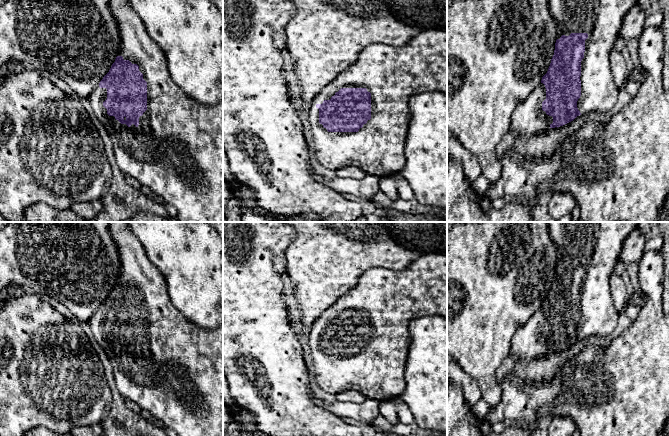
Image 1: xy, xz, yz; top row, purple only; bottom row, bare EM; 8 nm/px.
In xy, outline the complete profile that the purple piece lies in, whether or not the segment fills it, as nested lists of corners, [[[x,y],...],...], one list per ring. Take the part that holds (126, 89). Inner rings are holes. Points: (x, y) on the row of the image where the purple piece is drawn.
[[[110,0],[110,10],[119,26],[121,41],[118,56],[109,72],[88,98],[92,111],[106,127],[113,142],[116,165],[125,175],[136,179],[142,186],[149,188],[160,195],[166,203],[174,206],[177,209],[178,222],[223,222],[223,99],[215,105],[204,105],[188,96],[170,77],[163,51],[149,36],[144,23],[128,1]]]

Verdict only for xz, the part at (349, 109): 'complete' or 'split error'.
split error

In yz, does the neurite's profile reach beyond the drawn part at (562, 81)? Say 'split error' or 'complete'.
split error

